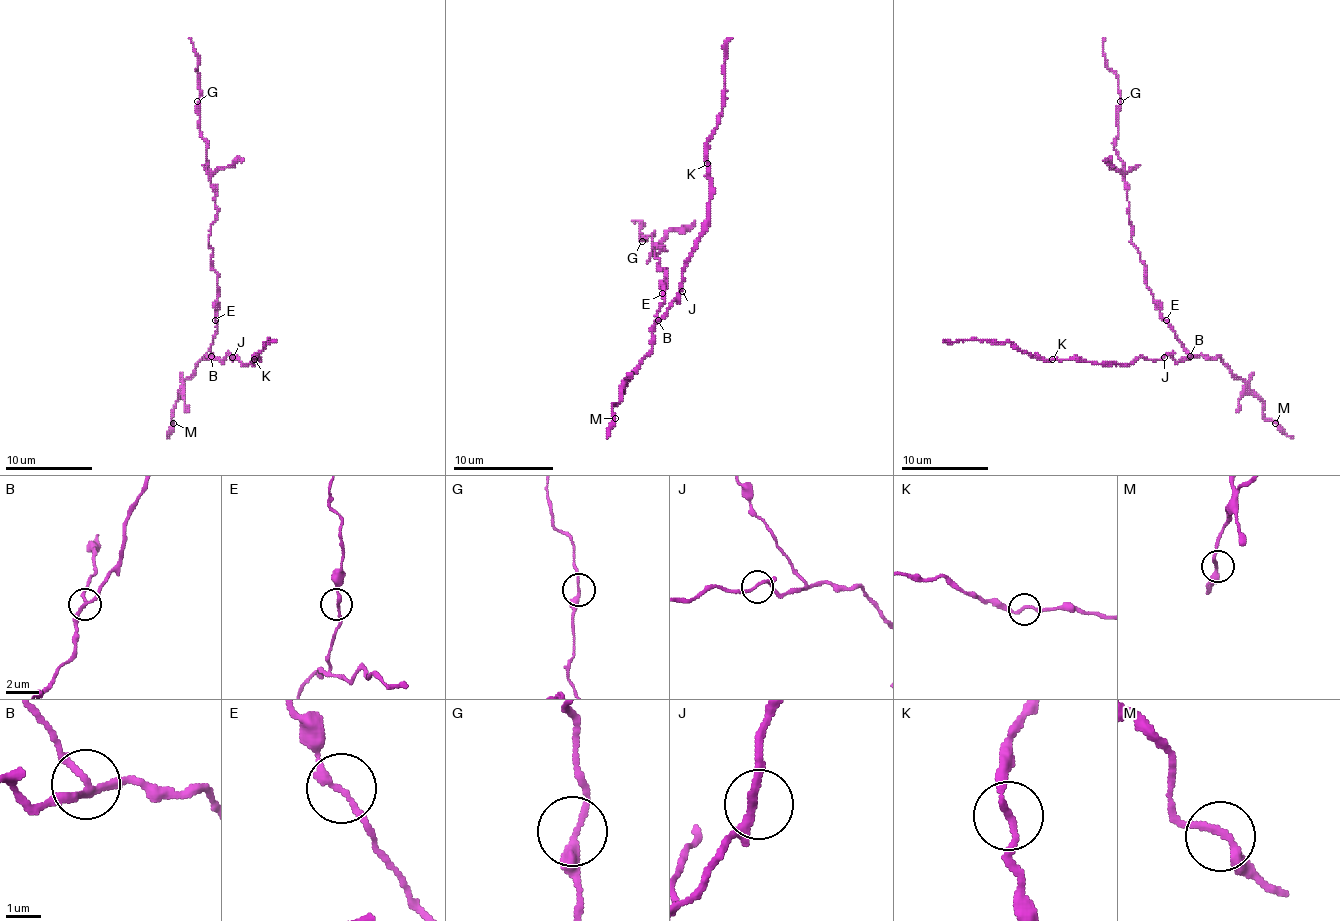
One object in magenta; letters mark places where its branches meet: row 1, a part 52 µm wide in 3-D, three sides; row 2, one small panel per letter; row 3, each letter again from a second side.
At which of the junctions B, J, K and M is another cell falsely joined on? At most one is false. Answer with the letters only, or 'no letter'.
B

